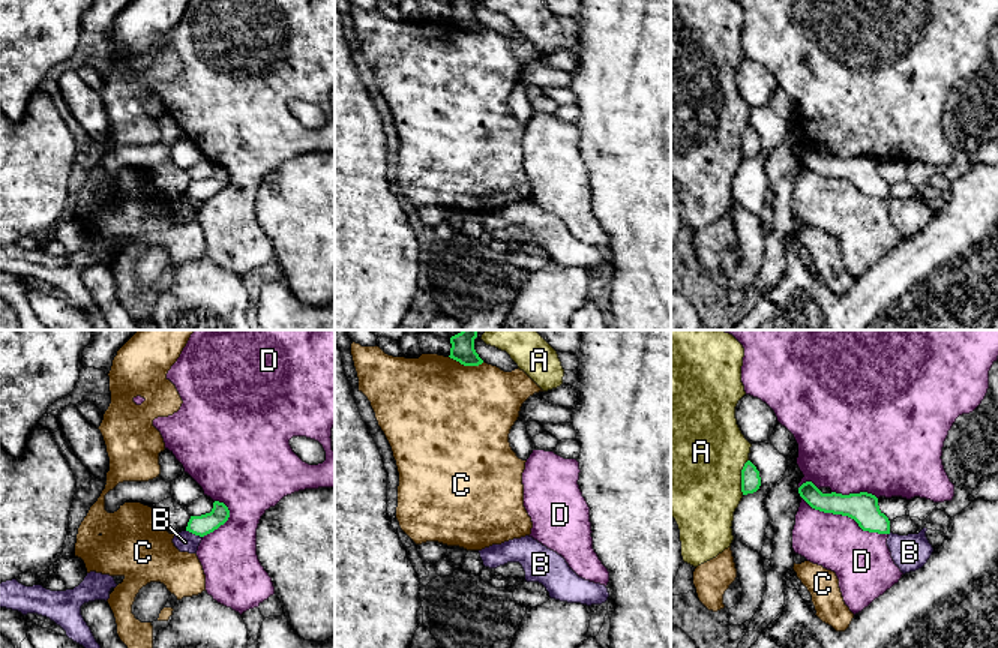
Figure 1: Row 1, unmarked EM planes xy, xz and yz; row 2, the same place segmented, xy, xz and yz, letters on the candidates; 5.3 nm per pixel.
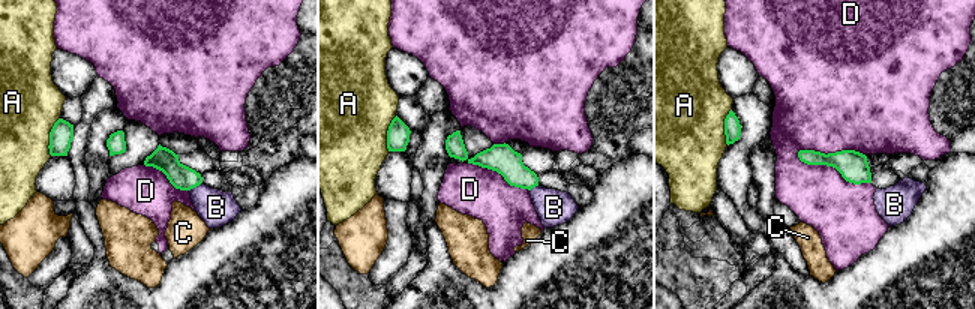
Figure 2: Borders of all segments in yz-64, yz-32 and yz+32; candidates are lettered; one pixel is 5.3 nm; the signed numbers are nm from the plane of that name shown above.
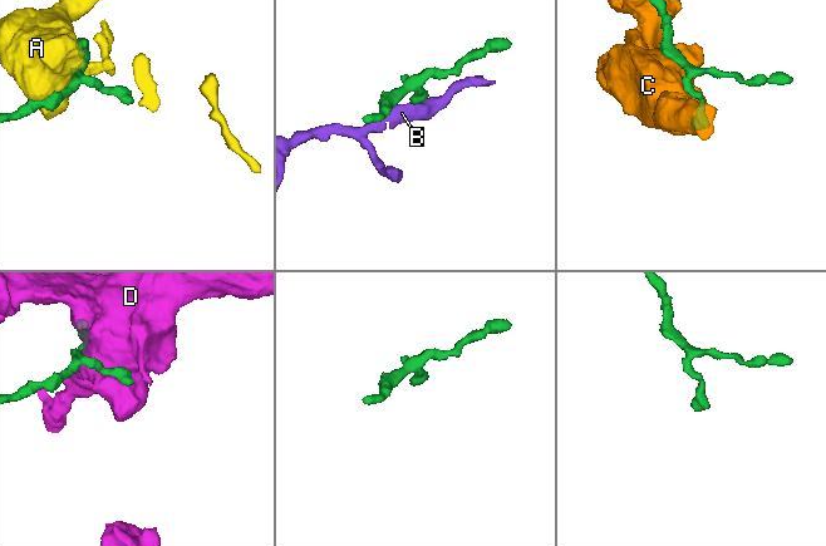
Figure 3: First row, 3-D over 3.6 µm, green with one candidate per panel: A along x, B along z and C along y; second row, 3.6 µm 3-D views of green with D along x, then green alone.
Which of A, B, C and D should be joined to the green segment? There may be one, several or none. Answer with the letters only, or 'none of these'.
none of these

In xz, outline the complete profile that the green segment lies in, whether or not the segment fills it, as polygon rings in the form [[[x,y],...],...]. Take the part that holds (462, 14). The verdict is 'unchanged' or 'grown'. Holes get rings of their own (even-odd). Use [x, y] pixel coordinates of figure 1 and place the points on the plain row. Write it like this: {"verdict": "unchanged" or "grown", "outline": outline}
{"verdict": "unchanged", "outline": [[[452,0],[450,2],[450,22],[459,26],[464,30],[479,30],[483,24],[474,14],[474,3],[477,0]]]}

